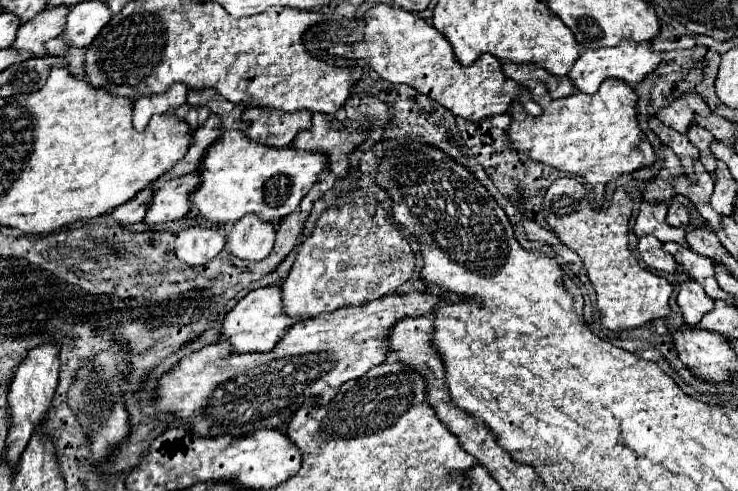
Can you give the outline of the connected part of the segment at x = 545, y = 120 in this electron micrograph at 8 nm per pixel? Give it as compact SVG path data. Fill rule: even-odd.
M608 78L600 84L596 94L574 92L560 100L552 100L542 82L526 82L526 88L530 98L542 108L542 114L516 116L510 110L512 124L506 130L508 148L534 162L586 178L598 202L604 198L606 182L656 162L656 154L650 142L642 138L642 130L636 120L636 94L622 80Z

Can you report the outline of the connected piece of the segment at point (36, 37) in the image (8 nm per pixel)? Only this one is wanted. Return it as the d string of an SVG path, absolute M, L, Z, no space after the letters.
M46 8L36 18L28 20L28 24L22 24L16 32L16 40L12 44L14 50L26 50L34 56L44 56L46 48L44 44L50 38L60 36L64 28L64 16L68 14L68 8Z

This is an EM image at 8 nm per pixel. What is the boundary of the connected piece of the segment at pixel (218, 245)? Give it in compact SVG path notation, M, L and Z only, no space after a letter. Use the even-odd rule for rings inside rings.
M192 226L176 238L176 258L188 266L202 266L224 248L224 234L210 226Z

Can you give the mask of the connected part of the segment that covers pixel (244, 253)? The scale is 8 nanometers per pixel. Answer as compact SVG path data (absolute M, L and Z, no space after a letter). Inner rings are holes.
M244 216L226 238L226 250L236 258L264 260L274 246L274 226L258 216Z

